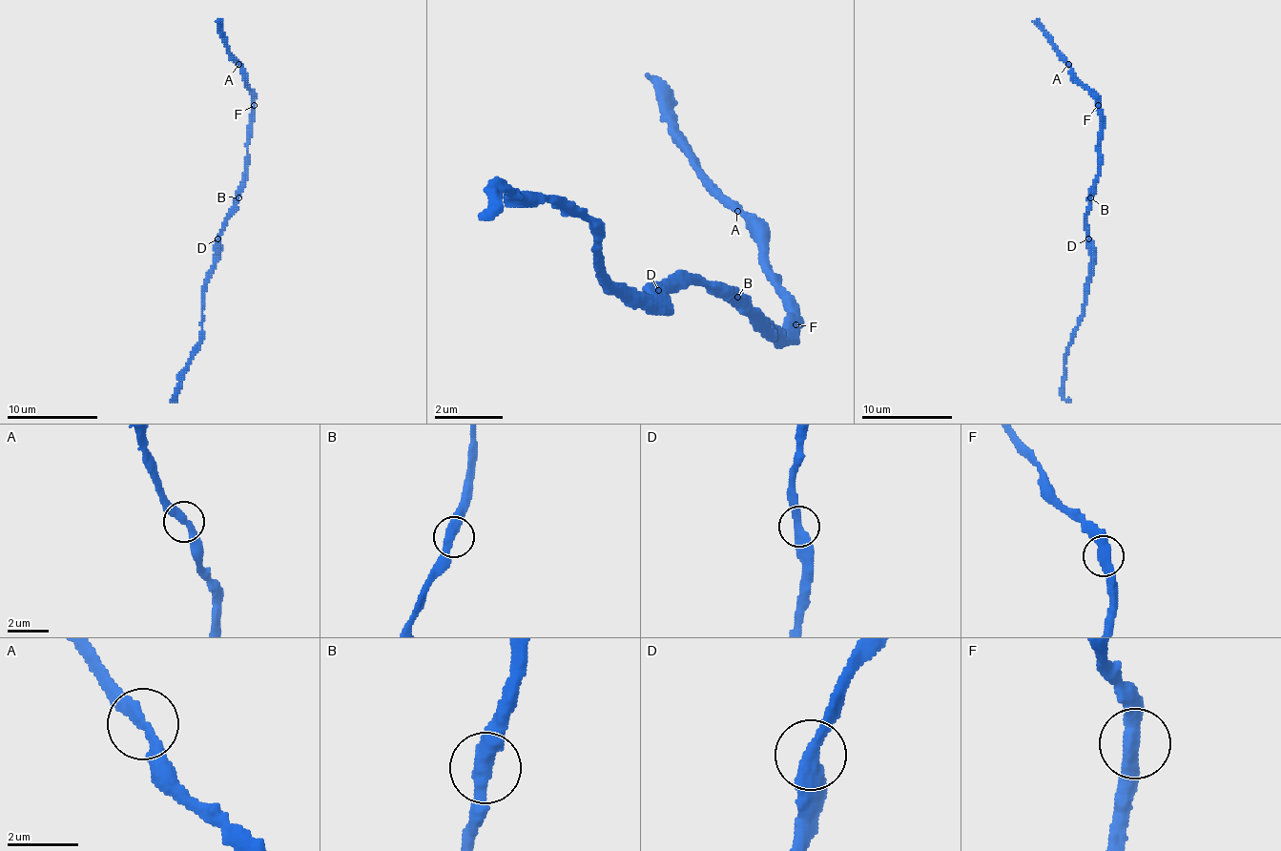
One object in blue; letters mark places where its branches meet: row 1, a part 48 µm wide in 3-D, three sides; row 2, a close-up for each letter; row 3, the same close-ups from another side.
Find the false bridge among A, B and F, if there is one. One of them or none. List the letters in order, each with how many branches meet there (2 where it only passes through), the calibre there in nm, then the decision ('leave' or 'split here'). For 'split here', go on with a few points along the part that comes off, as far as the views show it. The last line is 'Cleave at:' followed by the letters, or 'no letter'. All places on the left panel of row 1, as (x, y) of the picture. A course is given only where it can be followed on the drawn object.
A: 2 branches meet; 300 nm thick; leave
B: 2 branches meet; 480 nm thick; leave
F: 2 branches meet; 460 nm thick; leave
Cleave at: no letter

